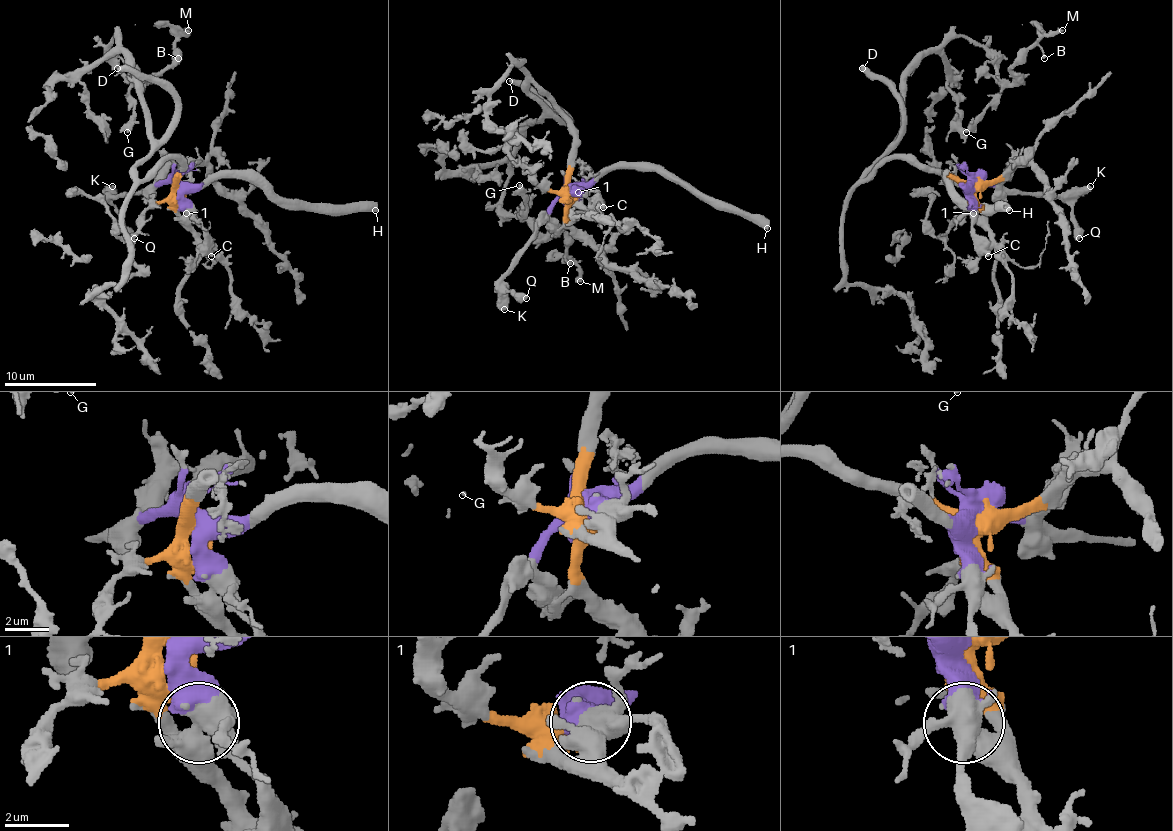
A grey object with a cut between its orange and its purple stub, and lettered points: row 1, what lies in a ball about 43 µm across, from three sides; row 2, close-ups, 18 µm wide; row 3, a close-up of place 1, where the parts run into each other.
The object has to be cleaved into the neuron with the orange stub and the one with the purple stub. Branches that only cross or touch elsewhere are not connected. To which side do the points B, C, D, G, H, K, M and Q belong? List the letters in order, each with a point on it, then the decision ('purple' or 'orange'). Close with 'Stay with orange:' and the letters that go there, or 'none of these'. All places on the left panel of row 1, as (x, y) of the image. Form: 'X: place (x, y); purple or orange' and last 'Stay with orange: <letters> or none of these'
B: place (178, 58); orange
C: place (211, 256); purple
D: place (117, 68); orange
G: place (127, 132); orange
H: place (375, 210); purple
K: place (112, 186); purple
M: place (188, 30); orange
Q: place (134, 238); purple
Stay with orange: B, D, G, M

